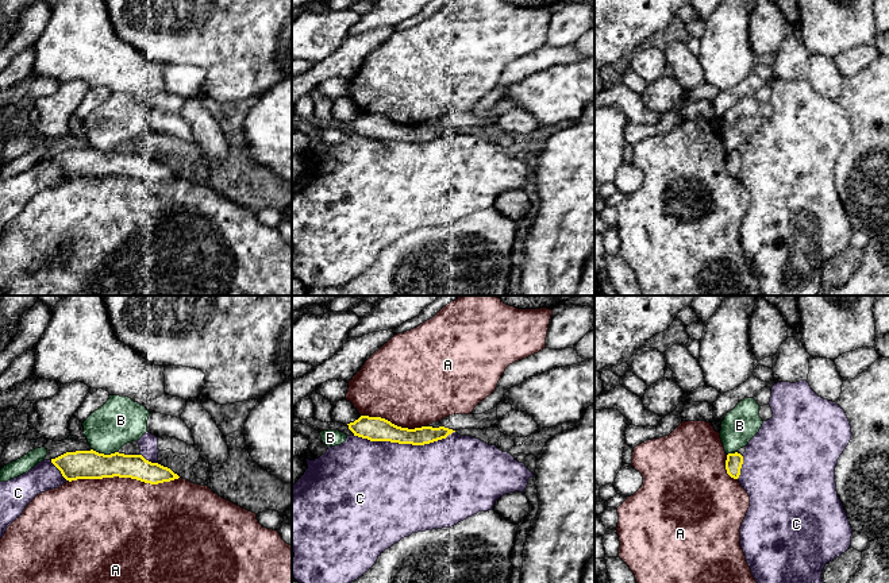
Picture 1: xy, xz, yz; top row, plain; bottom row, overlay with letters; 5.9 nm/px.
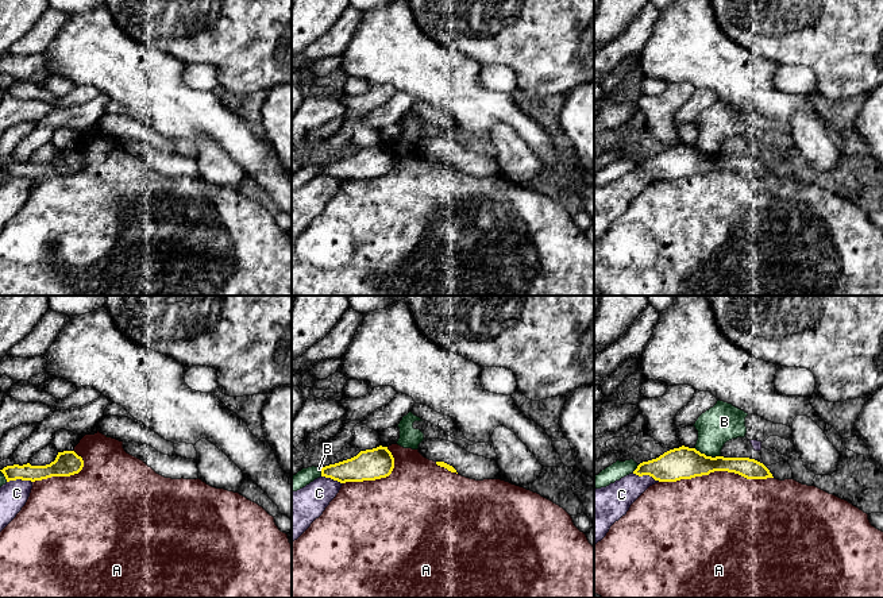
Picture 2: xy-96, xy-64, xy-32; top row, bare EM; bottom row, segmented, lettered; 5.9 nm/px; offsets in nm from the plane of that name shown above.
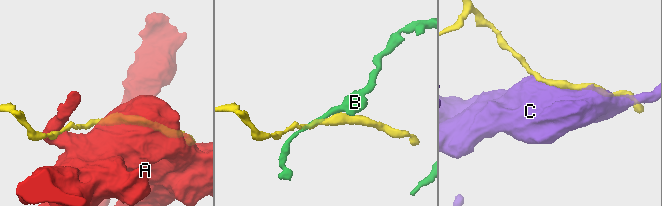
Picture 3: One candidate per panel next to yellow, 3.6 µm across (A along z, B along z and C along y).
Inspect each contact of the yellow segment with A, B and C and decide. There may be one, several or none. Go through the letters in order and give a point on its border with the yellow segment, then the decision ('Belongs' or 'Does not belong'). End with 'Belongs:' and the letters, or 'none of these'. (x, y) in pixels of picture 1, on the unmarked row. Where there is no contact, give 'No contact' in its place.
A: Touches yellow at xy (123, 174). Does not belong
B: Touches yellow at xy (103, 151). Does not belong
C: Touches yellow at xz (404, 141). Does not belong
Belongs: none of these

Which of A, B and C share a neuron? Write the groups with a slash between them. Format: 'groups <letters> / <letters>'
groups A / B / C

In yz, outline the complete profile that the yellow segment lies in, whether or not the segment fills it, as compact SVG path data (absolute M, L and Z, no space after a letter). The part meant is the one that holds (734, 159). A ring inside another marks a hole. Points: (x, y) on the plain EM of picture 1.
M735 150L727 152L726 167L731 175L734 177L739 175L742 162L743 162L743 154L740 151Z

